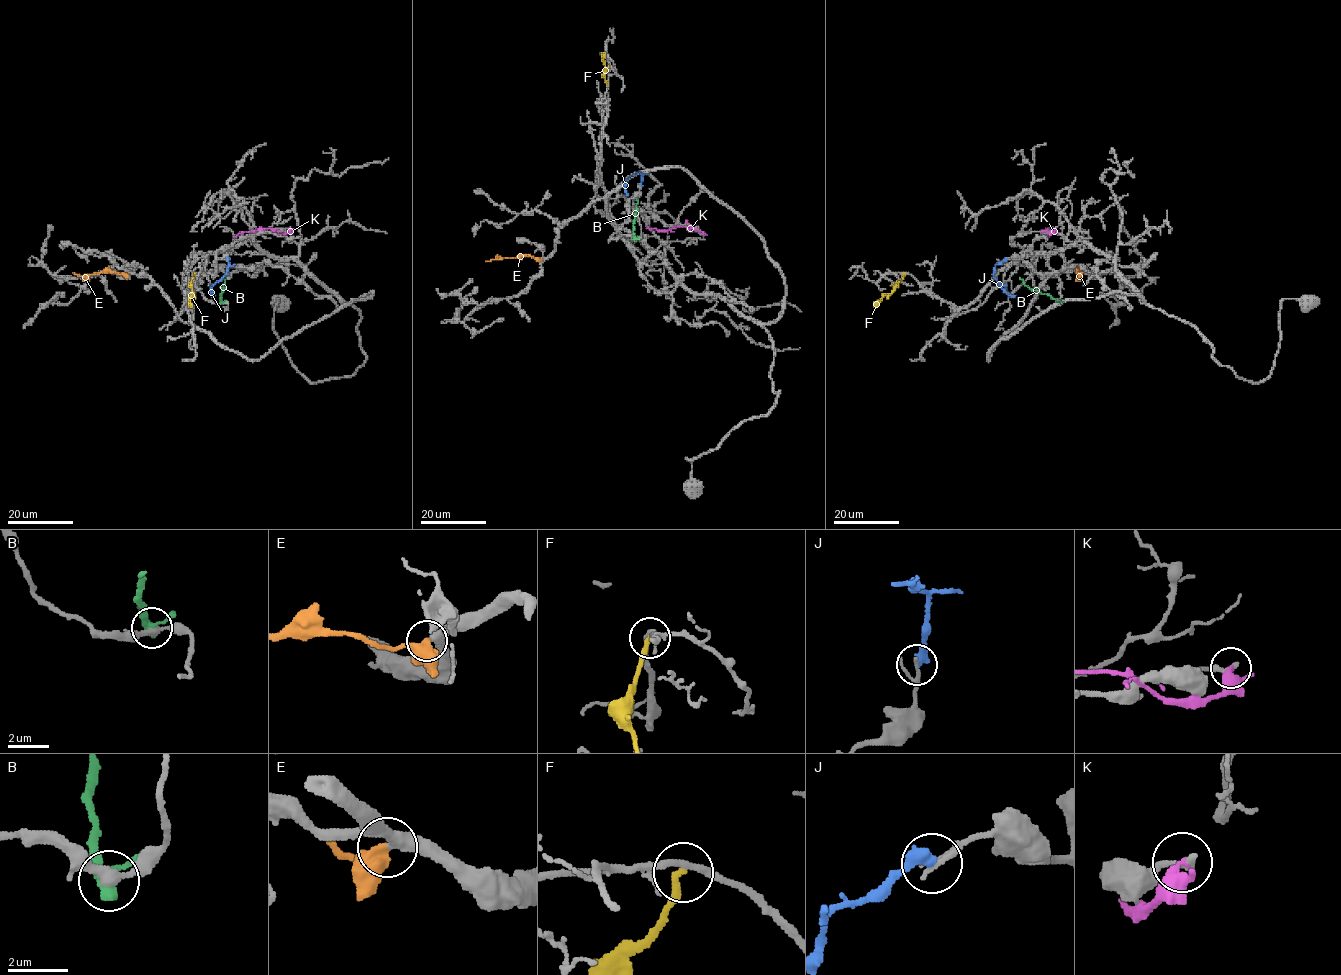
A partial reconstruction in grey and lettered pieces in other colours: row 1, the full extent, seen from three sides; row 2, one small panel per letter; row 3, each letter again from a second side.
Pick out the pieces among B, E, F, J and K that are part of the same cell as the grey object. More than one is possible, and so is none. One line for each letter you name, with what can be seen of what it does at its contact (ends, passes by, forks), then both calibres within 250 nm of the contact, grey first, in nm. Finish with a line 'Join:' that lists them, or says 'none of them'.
E: It passes by. Thickness 300 nm (grey) against 420 nm
Join: E

